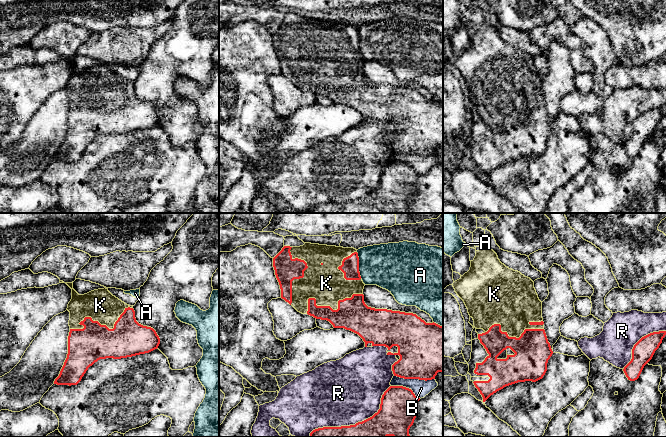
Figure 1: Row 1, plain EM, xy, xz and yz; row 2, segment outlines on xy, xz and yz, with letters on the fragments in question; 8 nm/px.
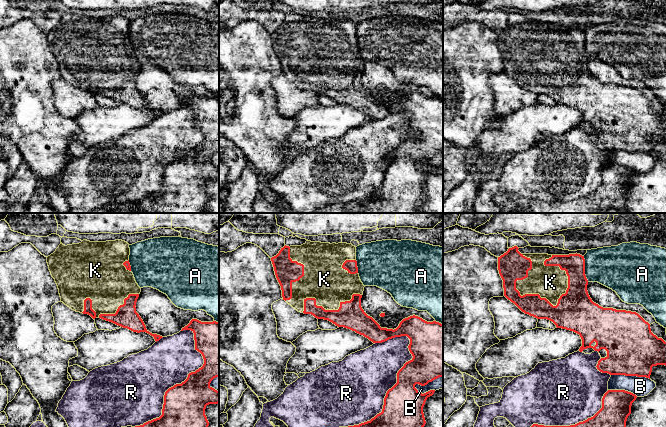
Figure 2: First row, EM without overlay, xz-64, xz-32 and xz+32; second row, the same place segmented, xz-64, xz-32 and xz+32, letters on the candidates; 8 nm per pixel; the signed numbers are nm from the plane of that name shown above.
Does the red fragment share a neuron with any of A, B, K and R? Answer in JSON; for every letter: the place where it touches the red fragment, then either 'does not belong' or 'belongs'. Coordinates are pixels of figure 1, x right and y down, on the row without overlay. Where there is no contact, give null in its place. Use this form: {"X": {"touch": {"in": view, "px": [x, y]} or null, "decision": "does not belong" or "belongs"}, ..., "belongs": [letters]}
{"A": {"touch": {"in": "xz", "px": [358, 41]}, "decision": "does not belong"}, "B": {"touch": {"in": "xz", "px": [414, 154]}, "decision": "does not belong"}, "K": {"touch": {"in": "xy", "px": [99, 99]}, "decision": "belongs"}, "R": {"touch": {"in": "xz", "px": [356, 199]}, "decision": "does not belong"}, "belongs": ["K"]}

